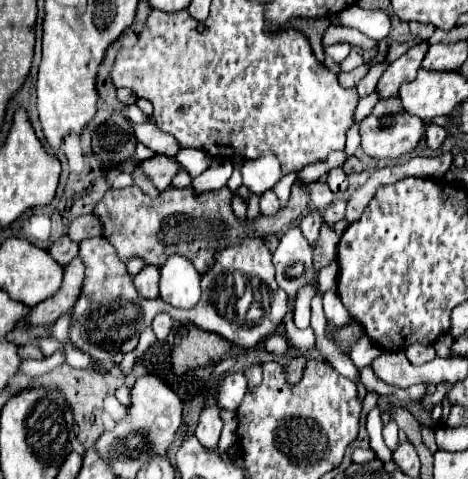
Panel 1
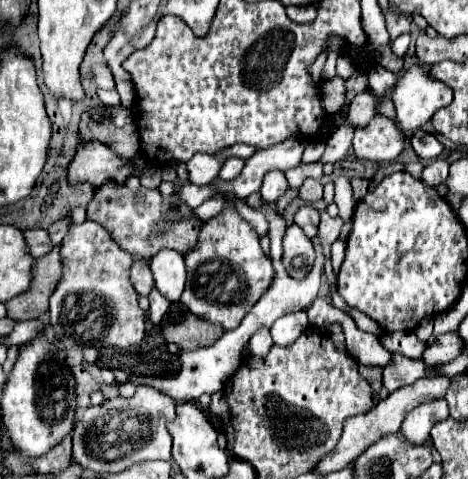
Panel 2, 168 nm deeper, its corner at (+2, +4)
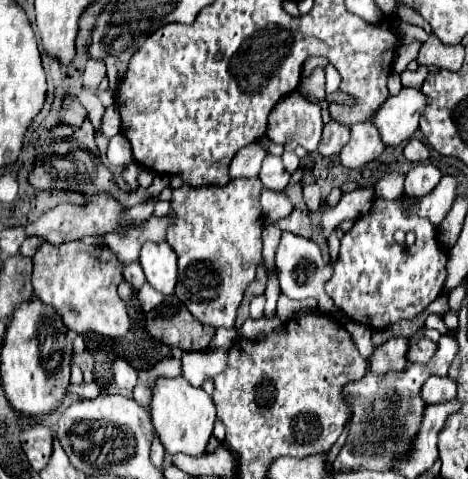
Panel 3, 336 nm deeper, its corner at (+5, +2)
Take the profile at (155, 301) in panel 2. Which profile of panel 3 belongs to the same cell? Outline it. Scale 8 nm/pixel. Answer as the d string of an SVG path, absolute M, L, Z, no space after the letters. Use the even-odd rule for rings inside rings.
M145 284L139 292L137 292L139 304L143 308L143 312L151 312L153 308L157 308L163 302L163 294L159 294L155 288L151 288L149 284Z

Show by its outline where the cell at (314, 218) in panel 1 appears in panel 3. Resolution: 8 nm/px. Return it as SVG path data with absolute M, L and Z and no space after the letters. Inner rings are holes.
M293 210L287 218L279 220L279 228L303 238L311 238L311 220L309 220L309 214L303 210Z

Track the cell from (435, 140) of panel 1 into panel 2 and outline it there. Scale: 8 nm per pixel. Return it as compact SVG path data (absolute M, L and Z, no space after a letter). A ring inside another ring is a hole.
M418 130L418 132L412 134L410 144L412 144L414 152L416 152L420 158L424 158L424 160L436 158L436 156L442 152L442 144L440 144L432 134L426 134L426 132L422 132L422 130Z

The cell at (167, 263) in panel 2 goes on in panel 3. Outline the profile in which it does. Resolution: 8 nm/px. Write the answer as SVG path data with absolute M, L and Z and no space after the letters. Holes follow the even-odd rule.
M147 242L141 248L141 268L147 276L147 282L161 294L171 296L177 284L177 256L167 242L153 244Z

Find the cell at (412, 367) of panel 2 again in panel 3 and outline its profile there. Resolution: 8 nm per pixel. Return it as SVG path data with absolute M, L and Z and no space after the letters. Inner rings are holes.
M415 336L409 340L407 338L391 338L383 346L375 348L373 356L371 356L371 372L383 376L387 372L407 370L407 366L409 366L407 352L409 352L411 344L415 344Z

